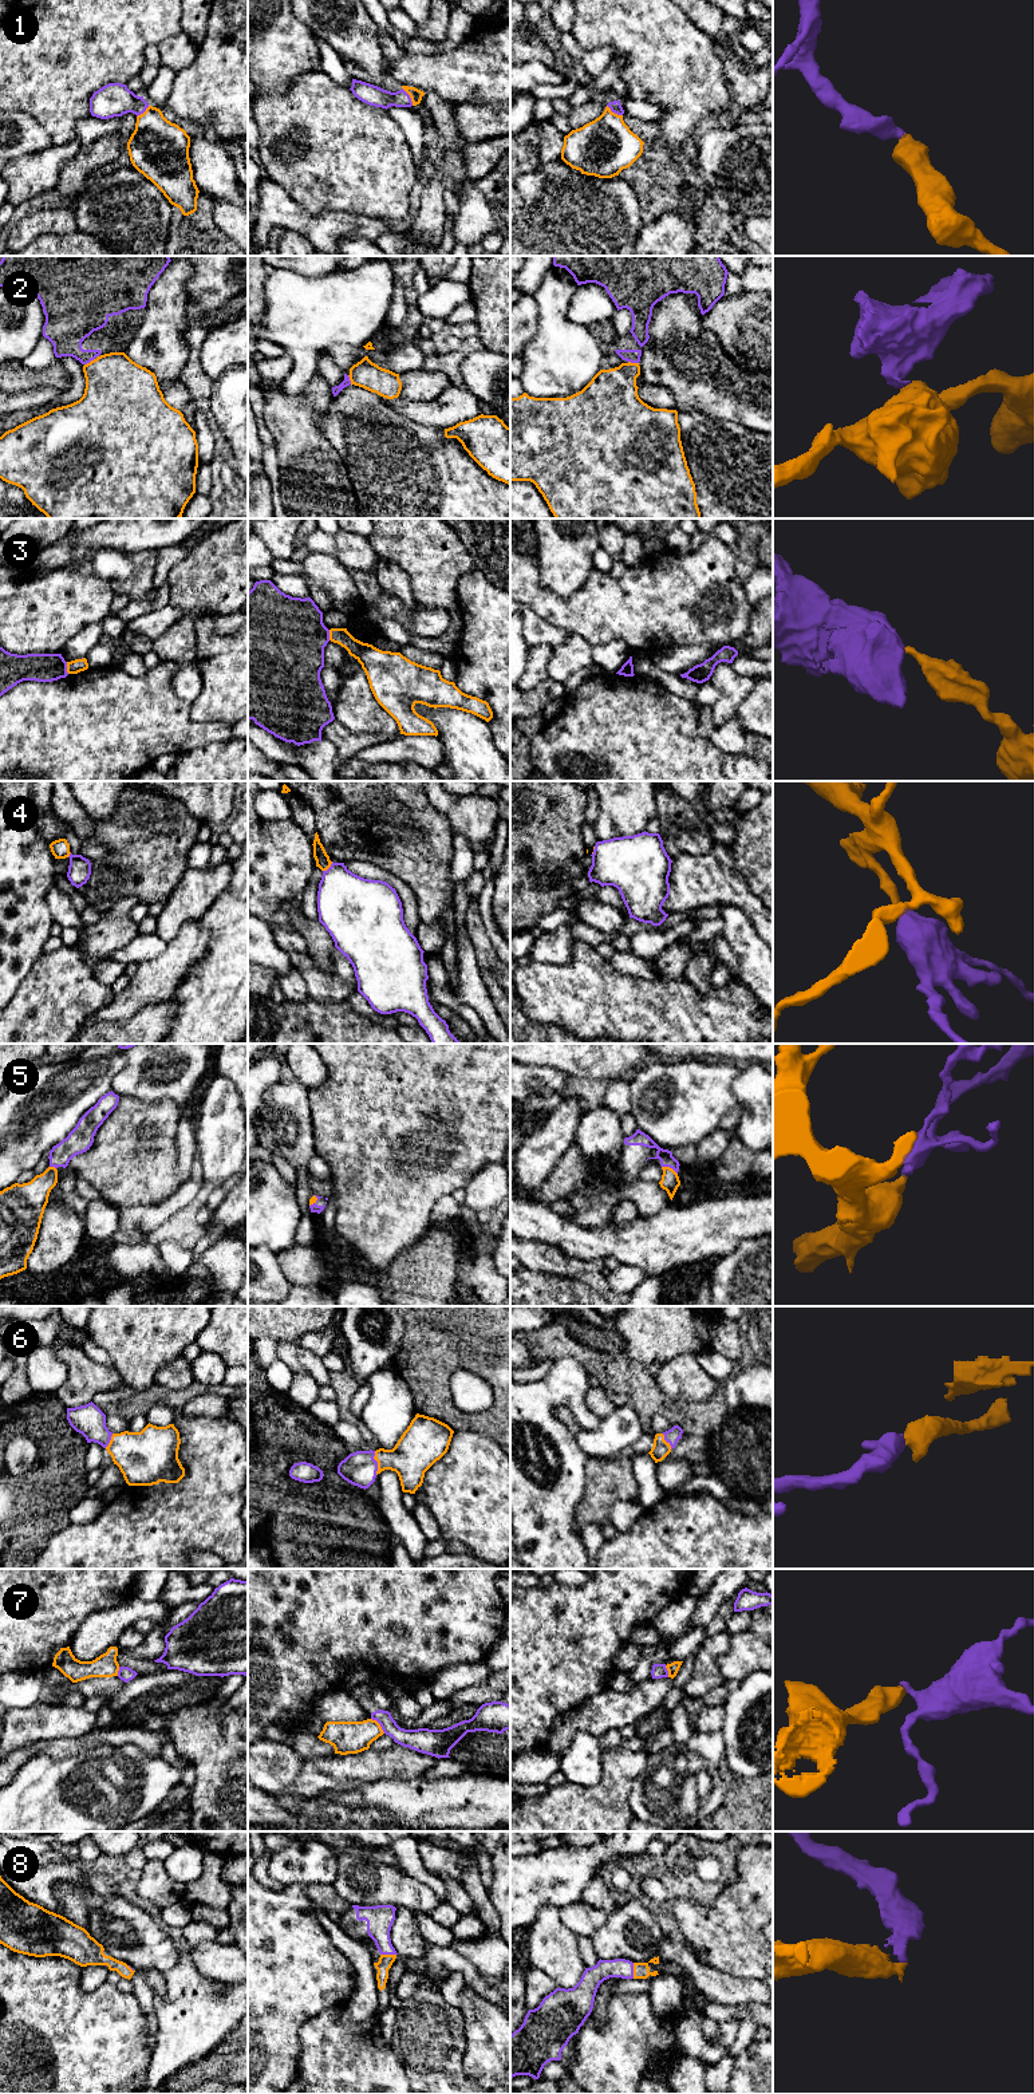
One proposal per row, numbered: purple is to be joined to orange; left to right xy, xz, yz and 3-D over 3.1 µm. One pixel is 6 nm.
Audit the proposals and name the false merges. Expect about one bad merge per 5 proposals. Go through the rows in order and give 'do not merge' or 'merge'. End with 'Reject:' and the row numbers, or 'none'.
1: merge
2: do not merge
3: do not merge
4: merge
5: merge
6: merge
7: do not merge
8: merge
Reject: 2, 3, 7

